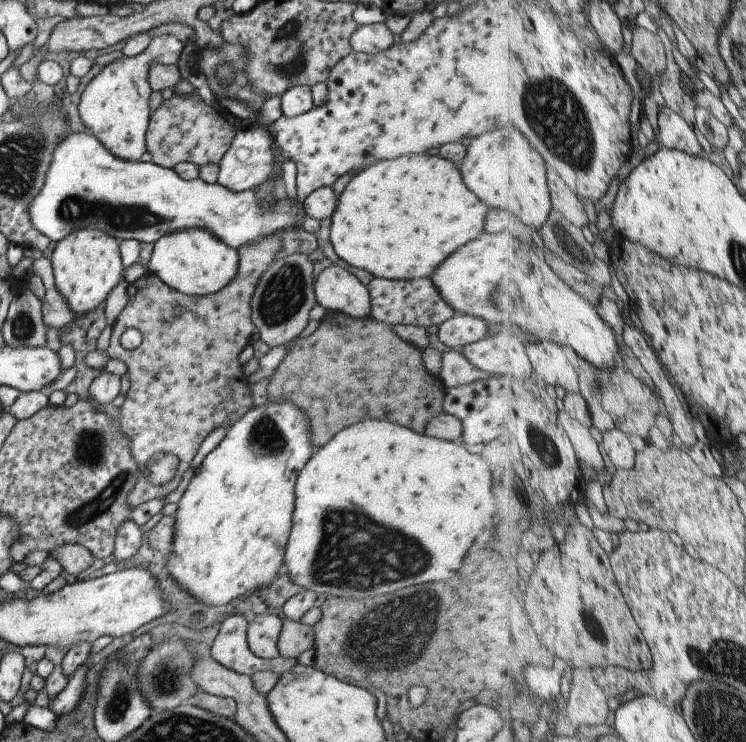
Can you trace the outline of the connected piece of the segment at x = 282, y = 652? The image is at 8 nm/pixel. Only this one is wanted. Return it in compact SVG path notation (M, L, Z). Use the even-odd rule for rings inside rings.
M287 618L283 620L277 648L280 657L298 658L314 645L314 631L309 625Z

